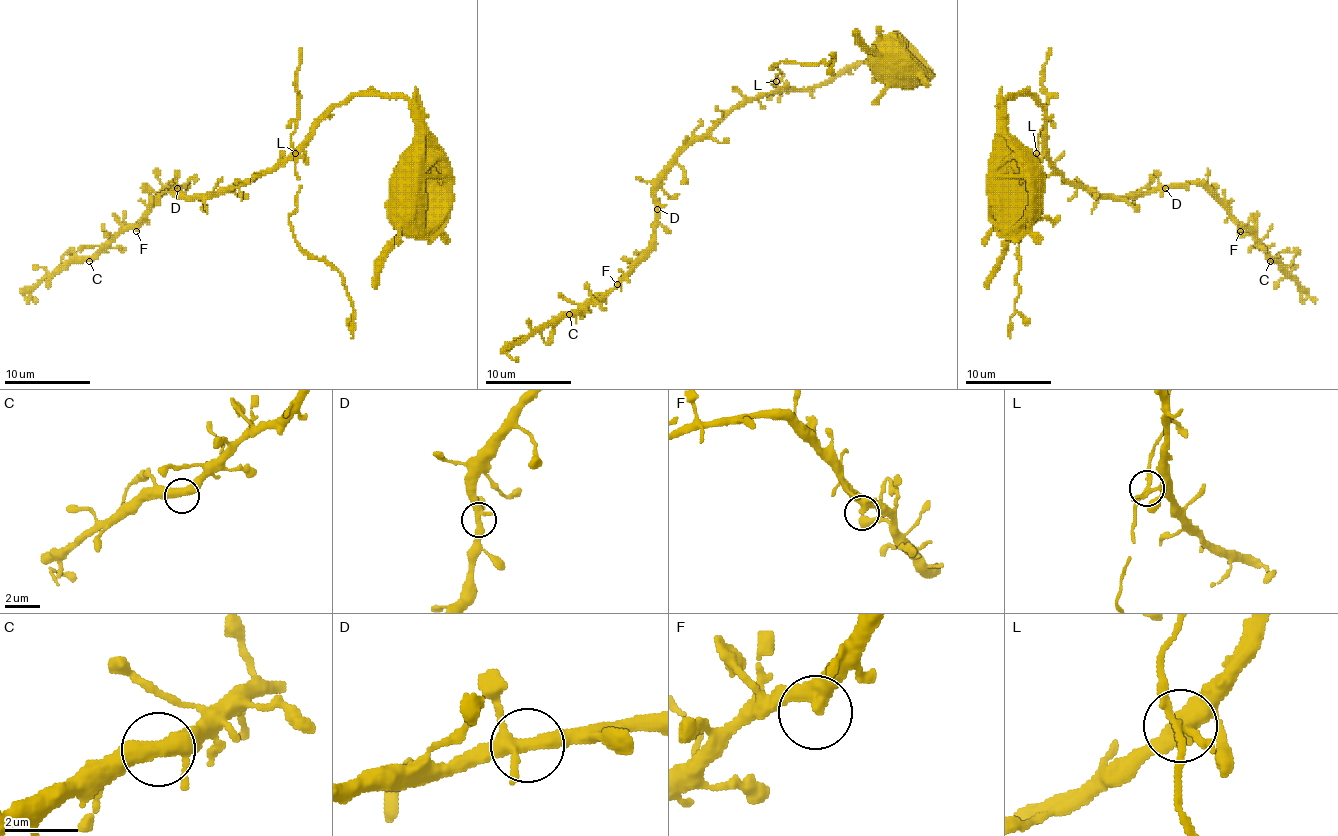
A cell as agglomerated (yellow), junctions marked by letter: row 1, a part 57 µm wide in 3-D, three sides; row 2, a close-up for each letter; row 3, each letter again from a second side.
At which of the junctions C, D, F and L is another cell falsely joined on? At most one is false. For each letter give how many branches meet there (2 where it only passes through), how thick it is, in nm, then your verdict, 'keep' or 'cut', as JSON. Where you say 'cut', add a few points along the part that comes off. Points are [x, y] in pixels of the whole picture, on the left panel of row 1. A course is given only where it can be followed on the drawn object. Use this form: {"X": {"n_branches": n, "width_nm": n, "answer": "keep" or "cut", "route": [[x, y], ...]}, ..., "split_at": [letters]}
{"C": {"n_branches": 3, "width_nm": 380, "answer": "keep"}, "D": {"n_branches": 4, "width_nm": 320, "answer": "keep"}, "F": {"n_branches": 3, "width_nm": 280, "answer": "keep"}, "L": {"n_branches": 4, "width_nm": 200, "answer": "keep"}, "split_at": []}

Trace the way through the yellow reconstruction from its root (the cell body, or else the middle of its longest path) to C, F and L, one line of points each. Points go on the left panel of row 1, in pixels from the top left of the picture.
C: (254, 177), (205, 196), (183, 196), (175, 190), (175, 183), (132, 226), (115, 235), (89, 261)
F: (254, 177), (205, 196), (183, 196), (173, 183), (158, 198), (136, 231)
L: (254, 177), (284, 164), (295, 153)

